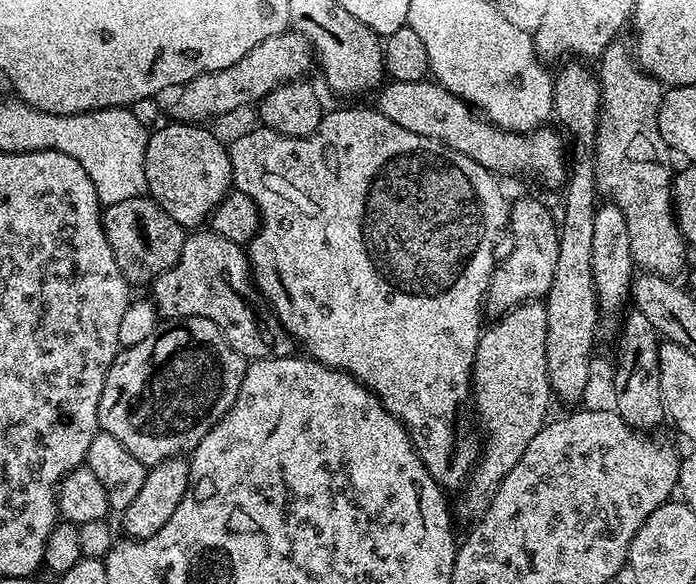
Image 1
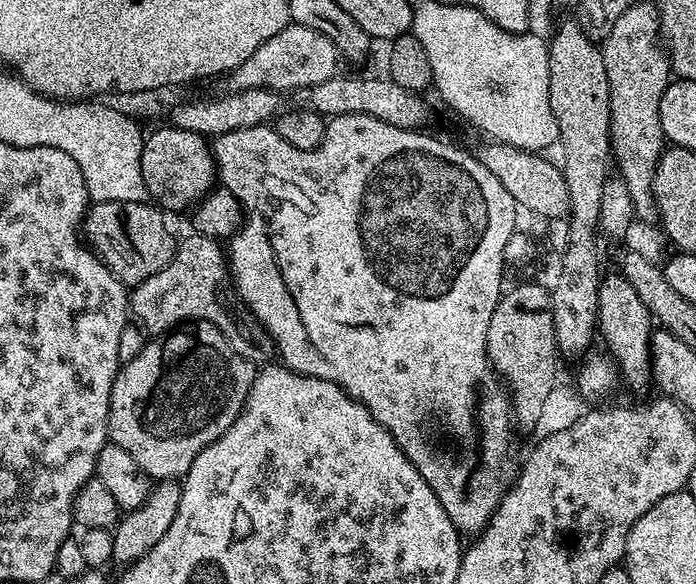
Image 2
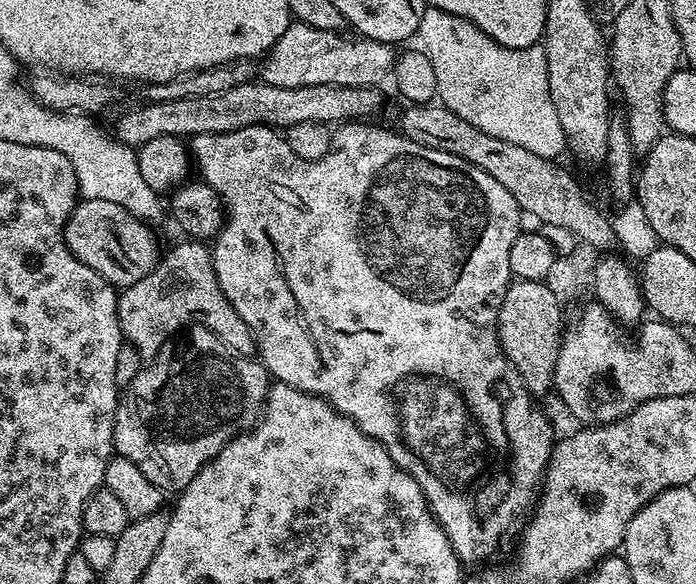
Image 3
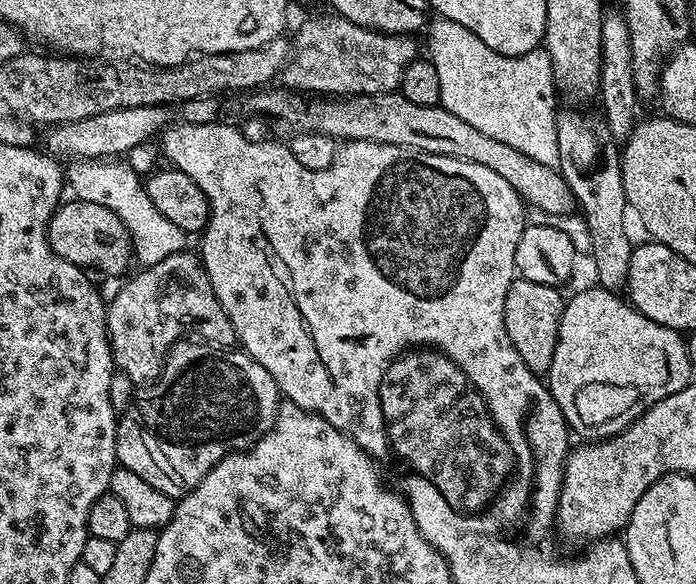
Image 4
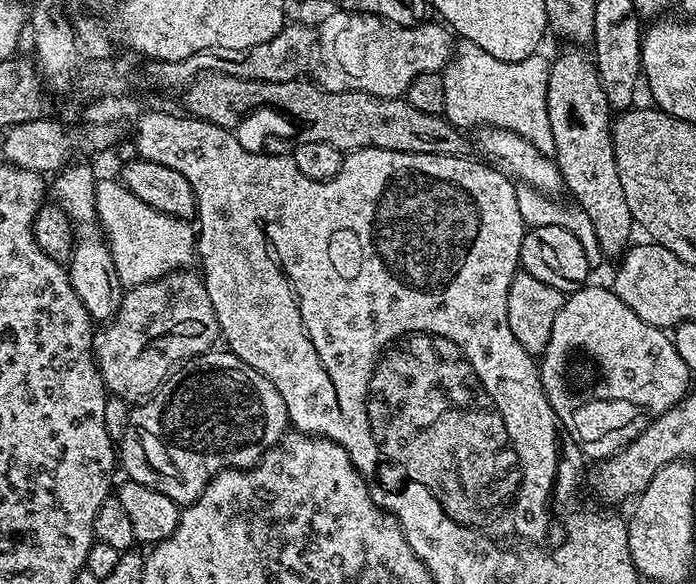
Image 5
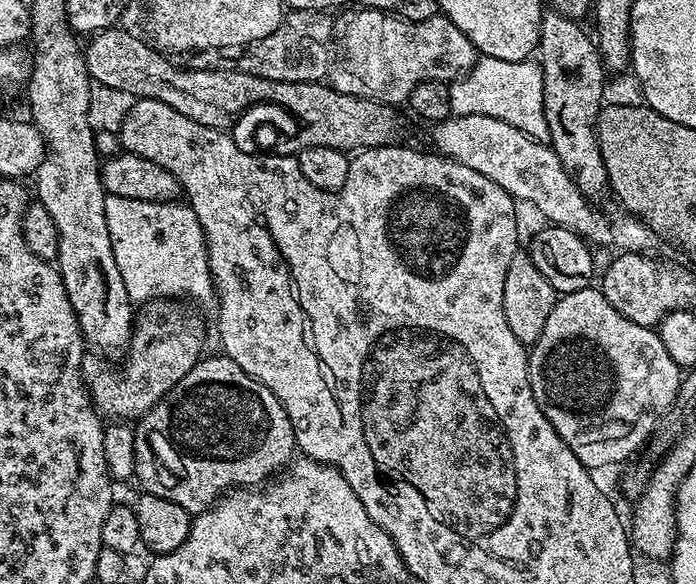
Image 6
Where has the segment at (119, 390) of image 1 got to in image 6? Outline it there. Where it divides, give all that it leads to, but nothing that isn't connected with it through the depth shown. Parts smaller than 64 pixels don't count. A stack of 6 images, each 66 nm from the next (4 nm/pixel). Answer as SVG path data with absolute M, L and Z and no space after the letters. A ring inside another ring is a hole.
M223 354L201 358L186 378L179 380L145 416L139 417L135 429L135 479L140 480L144 492L178 502L185 514L205 512L233 488L263 485L287 468L297 451L292 423L282 402L262 382L250 378L238 362Z

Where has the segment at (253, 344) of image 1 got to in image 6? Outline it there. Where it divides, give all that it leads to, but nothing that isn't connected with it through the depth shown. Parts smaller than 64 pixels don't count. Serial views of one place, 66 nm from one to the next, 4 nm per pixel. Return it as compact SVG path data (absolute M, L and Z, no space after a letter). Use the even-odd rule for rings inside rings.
M157 298L143 305L144 313L135 317L132 342L126 349L128 361L120 372L112 365L115 363L104 358L86 358L82 362L80 370L97 412L120 422L135 421L145 416L201 360L205 351L204 328L198 317L176 304L179 303L172 298Z

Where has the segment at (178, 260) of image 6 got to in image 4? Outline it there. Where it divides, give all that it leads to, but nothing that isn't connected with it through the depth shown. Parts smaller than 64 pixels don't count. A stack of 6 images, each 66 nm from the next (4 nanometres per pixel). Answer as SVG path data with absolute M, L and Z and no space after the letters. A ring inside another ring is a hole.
M99 158L78 160L71 166L73 168L69 167L66 172L71 195L77 200L94 202L98 206L106 206L106 210L114 210L114 214L122 218L130 234L132 251L141 265L157 264L170 254L185 251L186 234L178 230L174 222L169 222L166 218L162 218L162 214L158 214L154 202L150 202L146 194L144 180L129 164L116 158Z

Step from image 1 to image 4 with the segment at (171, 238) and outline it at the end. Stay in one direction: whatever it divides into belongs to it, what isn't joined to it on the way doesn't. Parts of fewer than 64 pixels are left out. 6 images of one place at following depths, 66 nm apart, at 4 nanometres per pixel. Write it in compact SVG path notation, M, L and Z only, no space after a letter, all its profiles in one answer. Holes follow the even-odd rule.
M75 198L69 201L69 204L68 201L61 203L48 223L48 241L54 254L82 269L97 268L108 276L123 277L129 271L127 268L134 264L134 253L132 239L122 218L118 218L114 210L106 210L106 206L98 206L94 202Z

